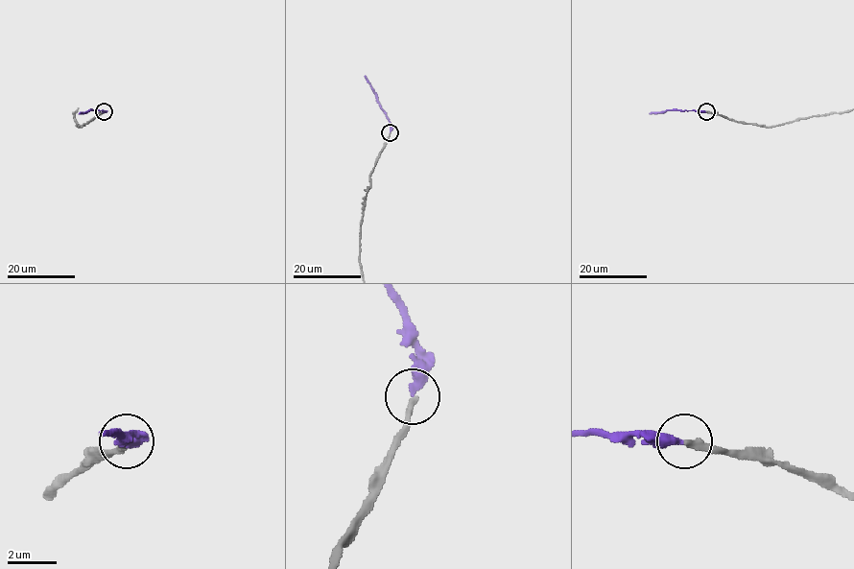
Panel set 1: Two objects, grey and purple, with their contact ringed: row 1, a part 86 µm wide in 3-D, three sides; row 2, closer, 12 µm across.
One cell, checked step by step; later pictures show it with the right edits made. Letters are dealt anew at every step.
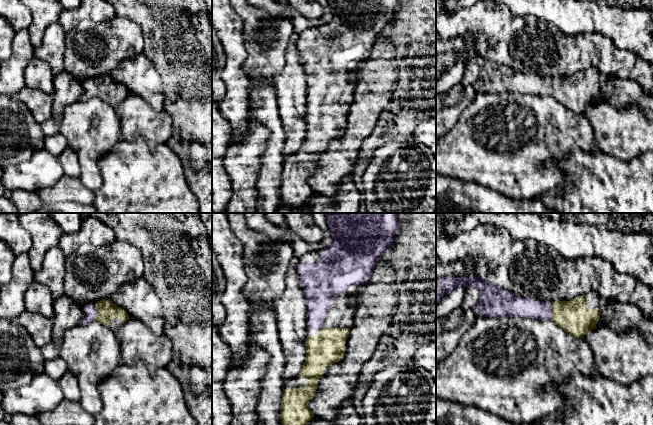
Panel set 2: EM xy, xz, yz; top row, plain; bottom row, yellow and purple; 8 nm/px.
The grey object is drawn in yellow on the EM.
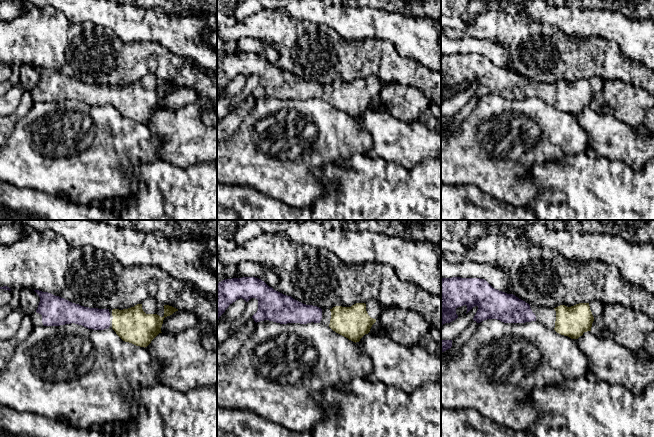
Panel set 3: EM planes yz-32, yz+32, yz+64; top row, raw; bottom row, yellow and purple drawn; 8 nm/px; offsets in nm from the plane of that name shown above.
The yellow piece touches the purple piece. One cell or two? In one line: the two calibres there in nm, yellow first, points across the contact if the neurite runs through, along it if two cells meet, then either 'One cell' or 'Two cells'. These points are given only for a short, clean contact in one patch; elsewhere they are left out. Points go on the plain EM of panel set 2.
Thickness 280 nm (yellow) against 160 nm. Path across: yz (574, 93), (559, 87), (552, 87), (523, 83). One cell

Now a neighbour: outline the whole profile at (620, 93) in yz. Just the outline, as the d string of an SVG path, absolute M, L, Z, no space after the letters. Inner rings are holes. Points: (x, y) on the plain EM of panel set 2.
M611 77L603 86L596 103L607 103L616 109L629 105L637 106L650 121L653 121L653 96L636 81Z

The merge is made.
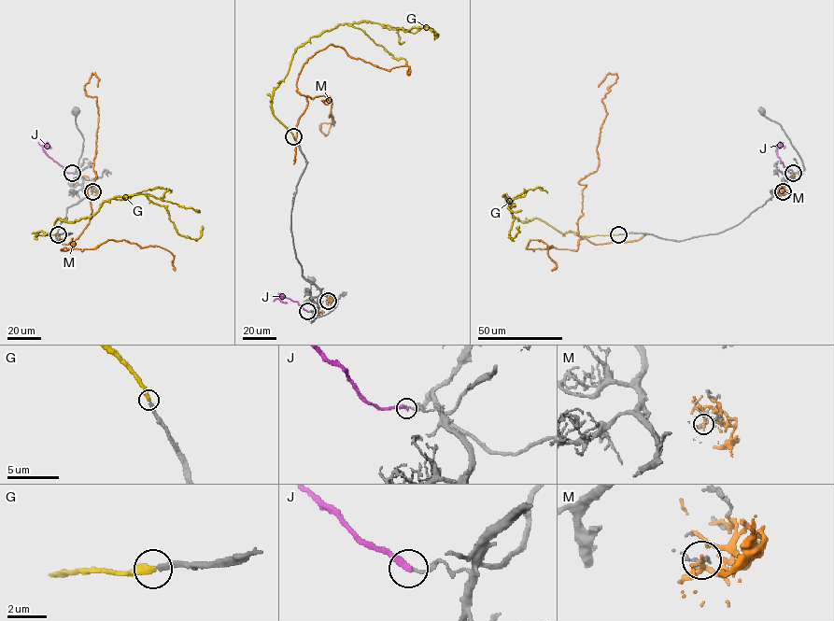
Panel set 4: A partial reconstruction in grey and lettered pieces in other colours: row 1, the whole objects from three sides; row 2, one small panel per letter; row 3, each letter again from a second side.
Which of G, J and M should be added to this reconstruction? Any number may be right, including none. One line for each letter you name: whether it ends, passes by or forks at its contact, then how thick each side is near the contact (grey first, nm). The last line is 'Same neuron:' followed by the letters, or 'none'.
G: it ends | 240/400 nm
Same neuron: G

